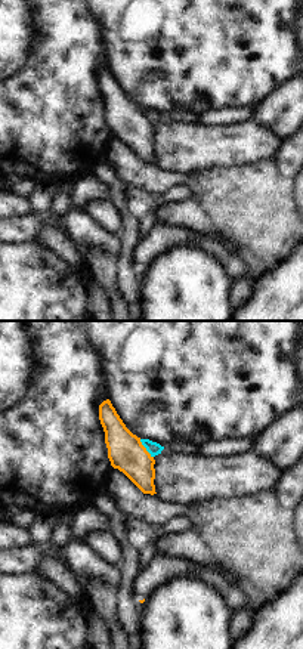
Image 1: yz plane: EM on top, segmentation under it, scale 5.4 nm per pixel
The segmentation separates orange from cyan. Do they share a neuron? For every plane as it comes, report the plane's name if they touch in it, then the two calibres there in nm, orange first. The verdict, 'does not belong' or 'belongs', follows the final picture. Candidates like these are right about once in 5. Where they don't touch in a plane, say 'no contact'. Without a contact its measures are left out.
meets orange in yz; 200 nm thick on the orange side, 70 nm on the other

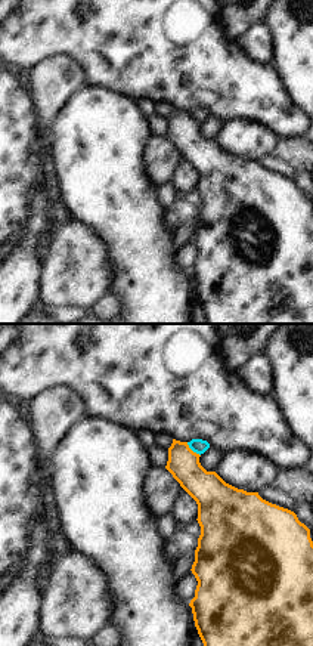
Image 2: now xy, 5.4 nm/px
meets orange in xy; 190 nm thick on the orange side, 80 nm on the other

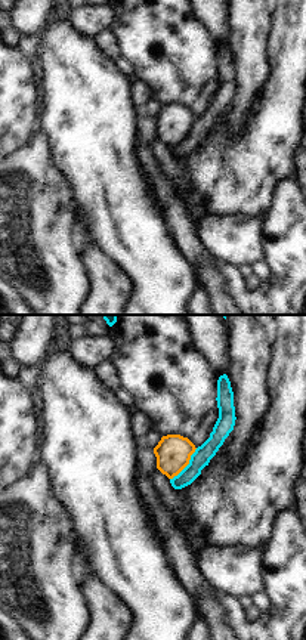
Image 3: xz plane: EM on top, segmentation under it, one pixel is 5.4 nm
meets orange in xz; 190 nm thick on the orange side, 100 nm on the other

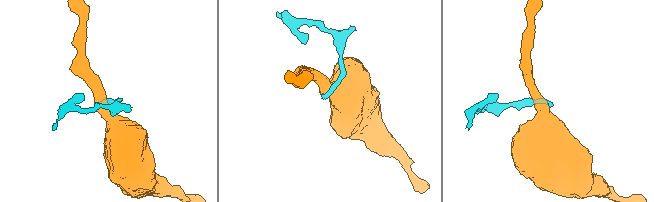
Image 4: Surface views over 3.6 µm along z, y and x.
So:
does not belong

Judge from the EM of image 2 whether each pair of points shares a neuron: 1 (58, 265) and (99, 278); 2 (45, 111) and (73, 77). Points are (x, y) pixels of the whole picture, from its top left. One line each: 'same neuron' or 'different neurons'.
1: same neuron
2: same neuron

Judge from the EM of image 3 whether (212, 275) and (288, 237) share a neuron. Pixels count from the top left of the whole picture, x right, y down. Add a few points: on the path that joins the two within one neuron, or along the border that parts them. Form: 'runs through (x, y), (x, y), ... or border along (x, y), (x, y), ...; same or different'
border along (198, 271), (213, 268), (225, 293), (232, 299); different

